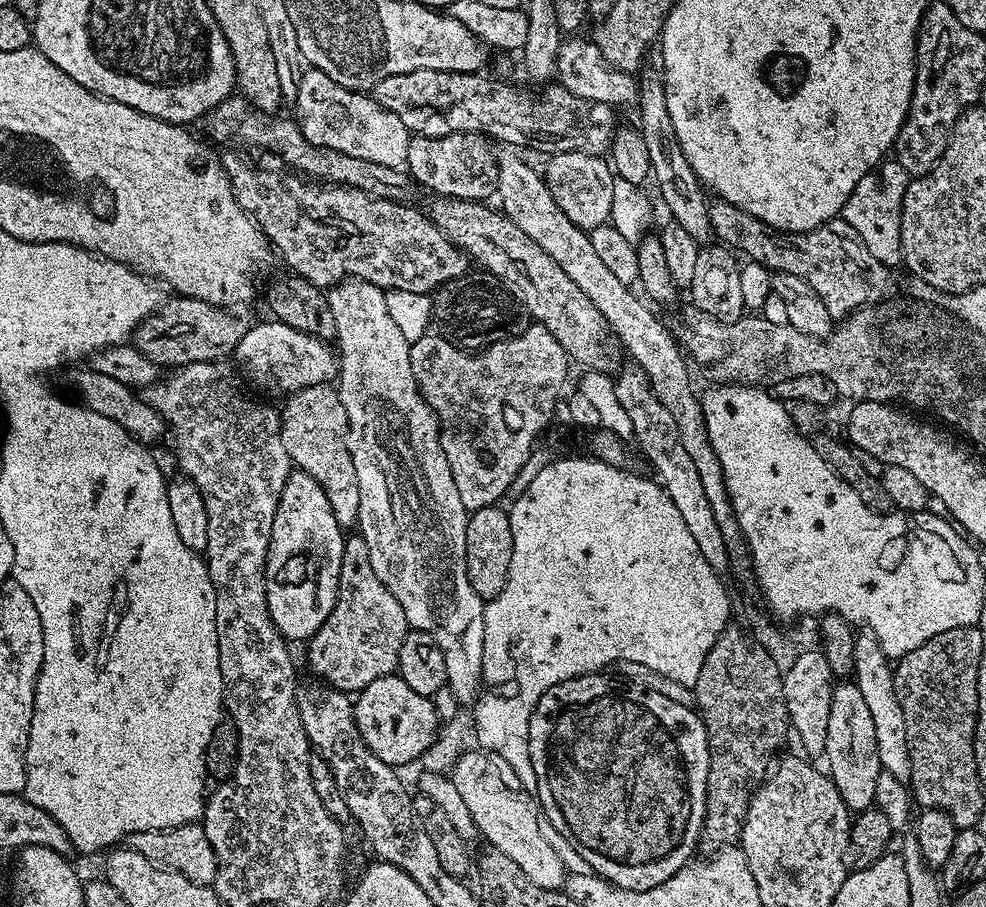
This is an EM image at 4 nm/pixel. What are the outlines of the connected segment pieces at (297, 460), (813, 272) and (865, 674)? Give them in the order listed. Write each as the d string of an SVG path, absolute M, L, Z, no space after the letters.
M330 384L316 385L291 393L281 409L280 437L293 465L312 478L326 493L334 518L341 529L352 530L358 524L358 484L347 438L349 419L339 391Z
M716 198L708 205L713 235L721 245L745 252L749 261L762 263L773 273L788 273L805 279L820 296L834 318L847 318L861 306L871 306L887 297L889 269L866 250L847 227L825 226L809 232L780 232L766 222Z
M867 630L860 631L855 633L853 641L854 682L858 690L862 690L862 699L870 709L870 718L874 722L874 739L878 742L881 769L904 778L910 772L910 754L906 738L906 718L902 715L902 706L898 706L898 694L894 690L894 668L890 663L890 657L882 650L875 634Z

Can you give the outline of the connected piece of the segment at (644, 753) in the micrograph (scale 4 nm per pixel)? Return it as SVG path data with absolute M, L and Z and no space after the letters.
M603 671L589 672L586 676L575 676L564 680L561 684L550 686L546 694L534 706L534 714L530 714L530 730L528 745L530 746L530 762L534 762L535 799L542 809L543 819L548 820L570 842L572 852L585 860L593 873L615 887L628 891L646 891L670 878L672 873L689 863L692 851L696 848L696 840L701 839L704 830L704 807L706 806L706 790L708 789L708 732L704 722L689 705L679 704L671 698L658 694L658 690L643 688L631 684L627 678L615 674L609 676Z

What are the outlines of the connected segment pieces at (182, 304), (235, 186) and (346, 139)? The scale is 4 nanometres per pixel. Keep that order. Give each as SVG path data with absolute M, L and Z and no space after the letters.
M179 294L171 298L173 300L165 299L157 311L140 321L134 333L134 346L146 354L150 362L171 370L183 364L224 360L235 353L239 340L250 327L249 321L235 316L235 311L198 298Z
M236 156L223 157L234 198L238 206L255 220L264 231L264 237L272 245L275 255L289 264L291 271L314 286L329 289L341 280L355 278L365 280L385 290L410 290L431 293L439 284L450 282L469 271L470 258L420 209L399 200L374 198L360 190L329 186L313 182L291 170L276 168L251 168Z
M309 67L307 71L301 71L298 76L294 116L311 144L342 150L342 154L378 162L378 166L403 169L407 165L412 136L408 128L402 126L398 114L390 114L390 110L383 108L371 95L338 86L338 82L322 70Z

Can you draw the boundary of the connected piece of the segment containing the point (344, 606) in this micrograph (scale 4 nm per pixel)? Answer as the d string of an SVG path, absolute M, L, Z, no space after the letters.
M359 534L345 535L334 610L306 644L308 664L316 675L313 677L339 692L359 694L374 678L393 675L399 669L402 642L408 631L408 619L398 606L398 598L382 586L374 566L370 566L366 542Z

